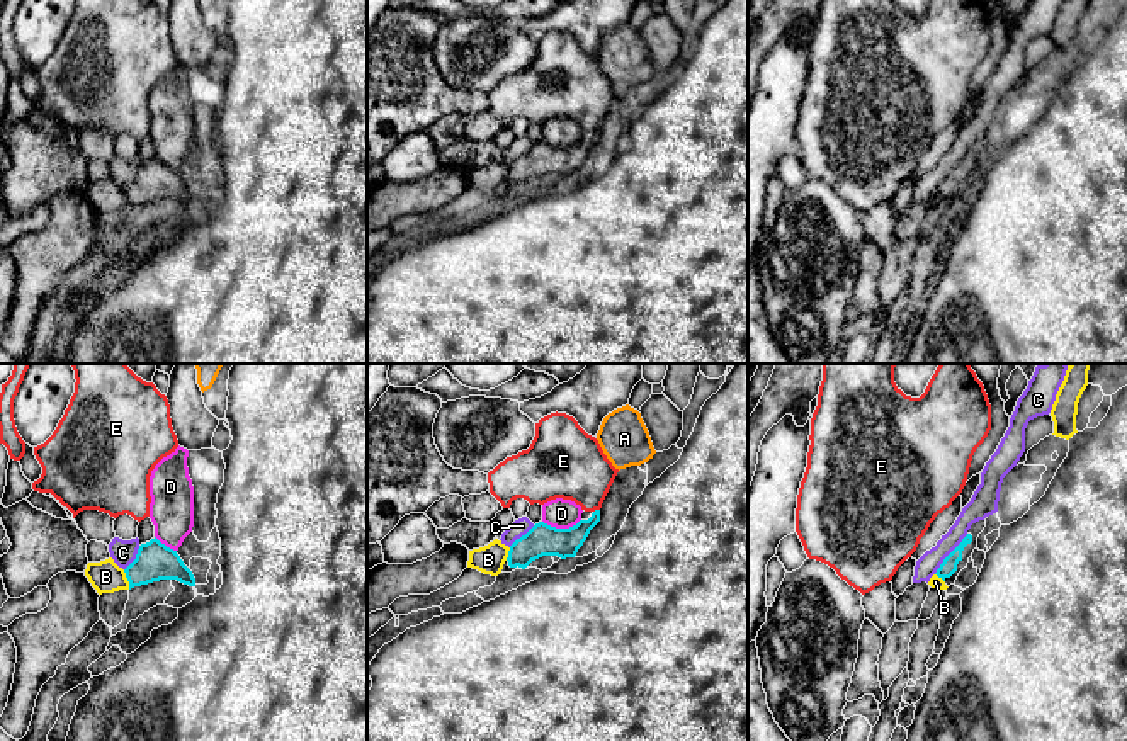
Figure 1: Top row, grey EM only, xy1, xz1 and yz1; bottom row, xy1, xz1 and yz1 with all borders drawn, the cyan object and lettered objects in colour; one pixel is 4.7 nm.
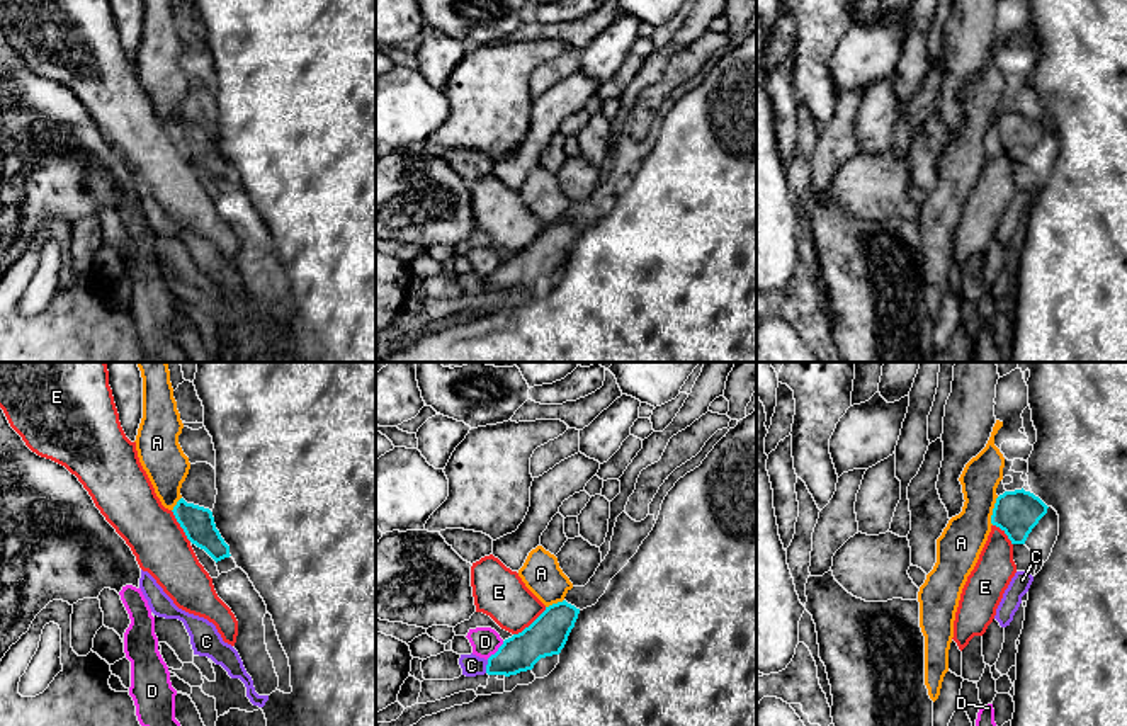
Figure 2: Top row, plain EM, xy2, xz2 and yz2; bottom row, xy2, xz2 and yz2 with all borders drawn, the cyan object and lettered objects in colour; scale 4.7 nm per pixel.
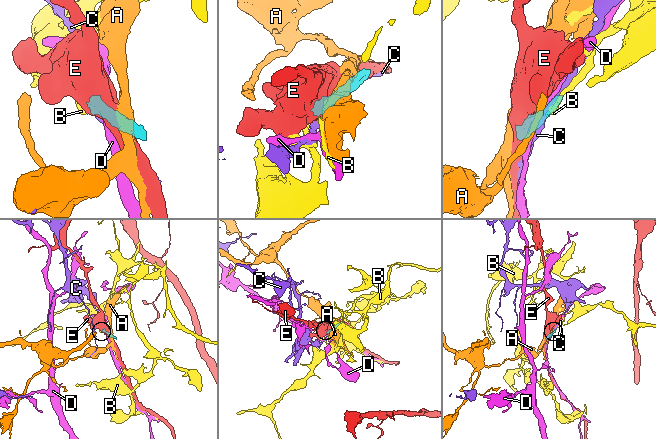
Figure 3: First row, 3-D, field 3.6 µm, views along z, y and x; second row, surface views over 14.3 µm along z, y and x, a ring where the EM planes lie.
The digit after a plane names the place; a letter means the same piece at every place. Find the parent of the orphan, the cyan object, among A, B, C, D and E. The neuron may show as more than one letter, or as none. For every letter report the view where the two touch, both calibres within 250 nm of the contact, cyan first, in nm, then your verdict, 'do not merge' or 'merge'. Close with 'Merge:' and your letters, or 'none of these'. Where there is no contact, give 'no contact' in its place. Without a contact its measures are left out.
A: meets cyan in yz2; 220 nm thick on the cyan side, 200 nm on the other; do not merge
B: meets cyan in xy1; 180 nm thick on the cyan side, 160 nm on the other; do not merge
C: meets cyan in yz1; 80 nm thick on the cyan side, 100 nm on the other; do not merge
D: meets cyan in xz1; 150 nm thick on the cyan side, 140 nm on the other; do not merge
E: meets cyan in xz2; 190 nm thick on the cyan side, 240 nm on the other; do not merge
Merge: none of these

